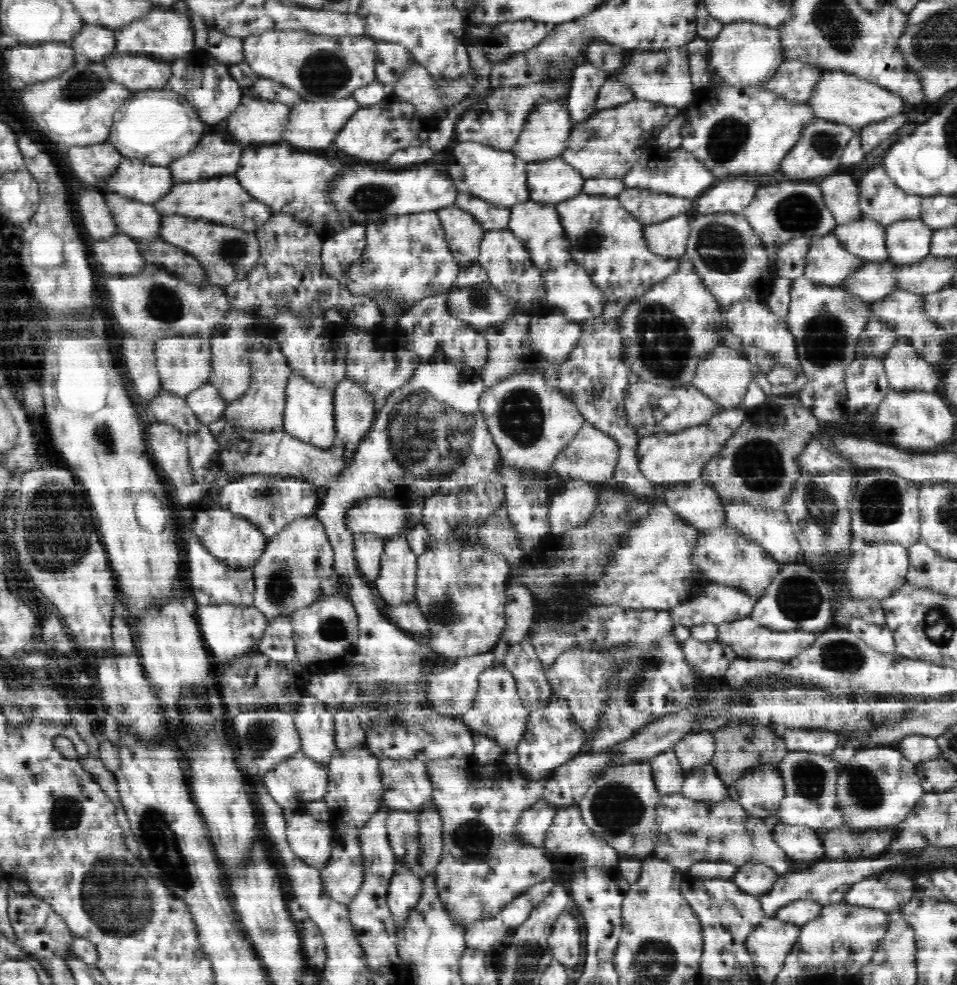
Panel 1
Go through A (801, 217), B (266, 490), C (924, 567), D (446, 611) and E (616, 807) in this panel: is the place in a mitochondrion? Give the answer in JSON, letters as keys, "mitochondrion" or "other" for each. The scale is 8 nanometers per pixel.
{"A":"mitochondrion","B":"mitochondrion","C":"mitochondrion","D":"mitochondrion","E":"mitochondrion"}

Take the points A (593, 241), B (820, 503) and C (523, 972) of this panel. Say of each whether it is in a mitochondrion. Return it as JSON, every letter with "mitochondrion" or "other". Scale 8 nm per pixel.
{"A":"mitochondrion","B":"mitochondrion","C":"mitochondrion"}

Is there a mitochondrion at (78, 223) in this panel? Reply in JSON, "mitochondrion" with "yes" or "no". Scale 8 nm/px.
{"mitochondrion":"no"}

